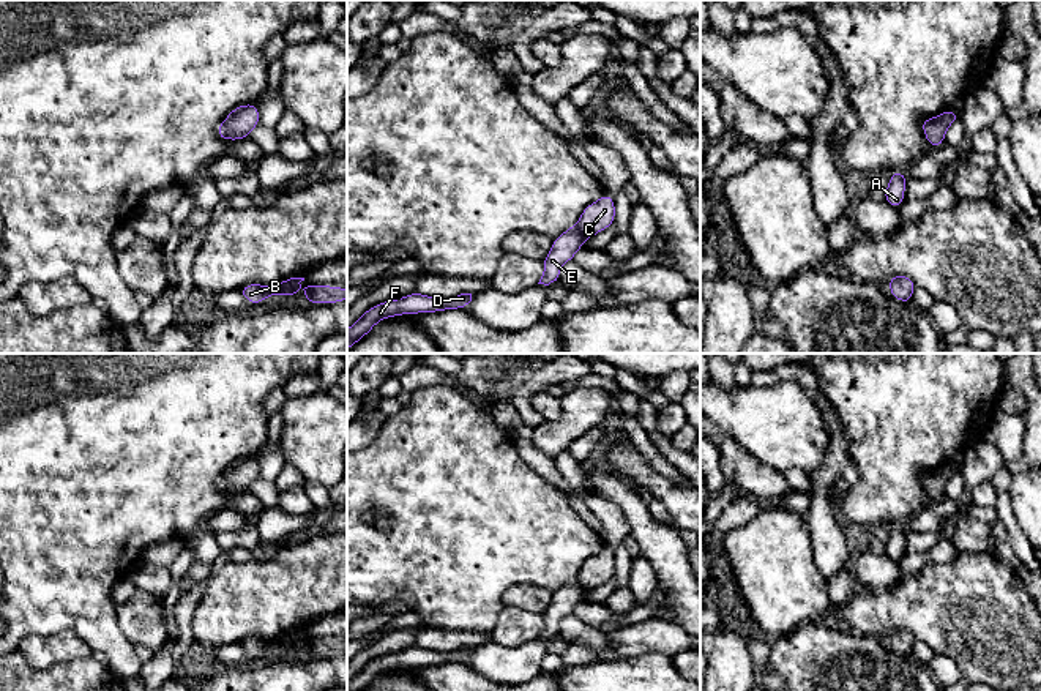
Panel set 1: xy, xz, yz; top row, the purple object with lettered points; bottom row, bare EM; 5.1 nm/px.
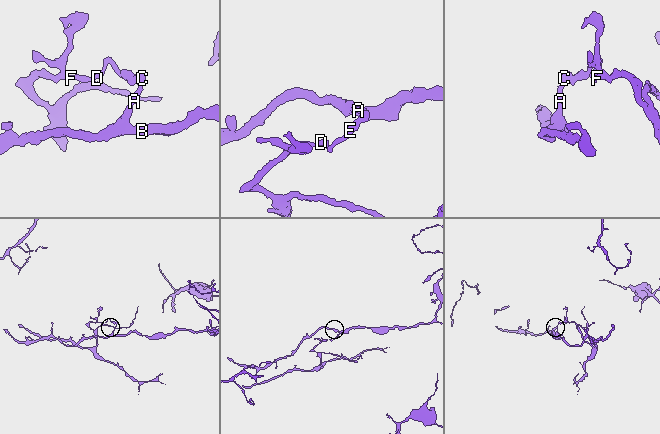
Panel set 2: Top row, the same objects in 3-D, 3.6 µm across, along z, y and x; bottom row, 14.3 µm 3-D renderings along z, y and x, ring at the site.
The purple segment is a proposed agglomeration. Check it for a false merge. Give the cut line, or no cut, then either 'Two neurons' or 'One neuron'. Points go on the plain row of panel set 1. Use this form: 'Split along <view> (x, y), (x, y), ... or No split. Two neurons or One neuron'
Split along xy (223, 475), (231, 491). Two neurons

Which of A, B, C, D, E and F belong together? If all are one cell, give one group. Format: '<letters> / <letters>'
A B C / D E F

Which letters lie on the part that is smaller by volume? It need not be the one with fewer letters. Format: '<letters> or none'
D, E, F

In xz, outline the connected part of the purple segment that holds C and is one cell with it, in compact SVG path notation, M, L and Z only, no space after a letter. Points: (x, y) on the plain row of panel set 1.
M603 547L596 555L587 558L577 574L580 585L590 592L615 576L615 555L612 549Z

